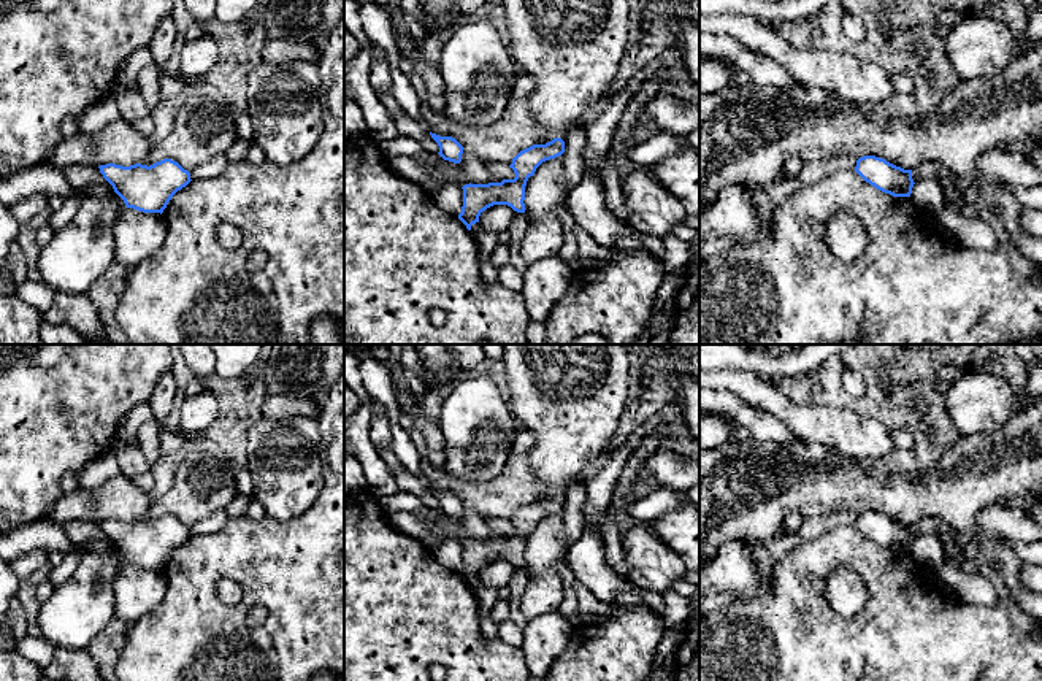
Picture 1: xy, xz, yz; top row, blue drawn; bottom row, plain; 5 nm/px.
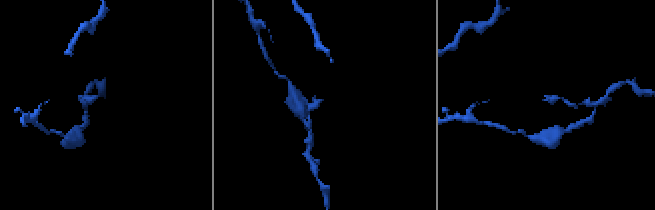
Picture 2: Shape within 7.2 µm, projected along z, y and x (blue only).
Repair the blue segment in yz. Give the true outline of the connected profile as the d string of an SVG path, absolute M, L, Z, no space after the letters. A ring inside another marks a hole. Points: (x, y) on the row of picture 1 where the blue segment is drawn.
M875 156L860 157L855 171L866 183L893 197L910 197L915 184L912 170L904 170Z

